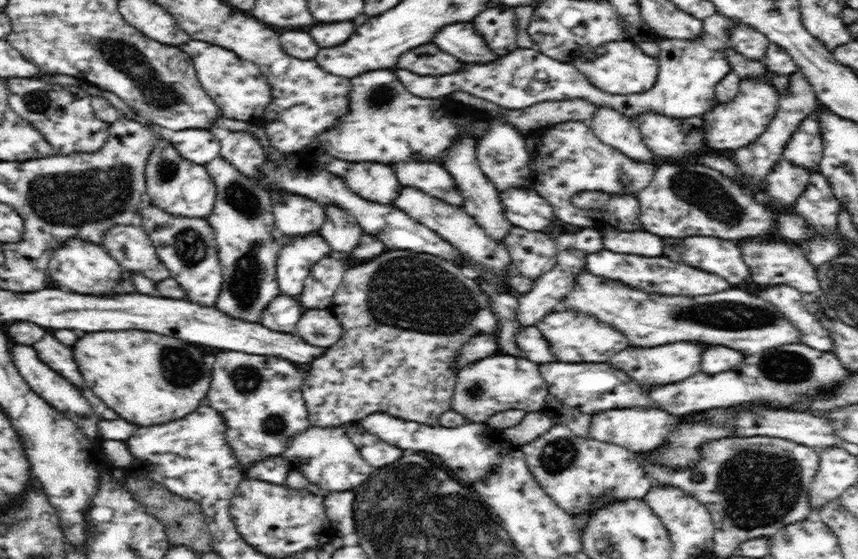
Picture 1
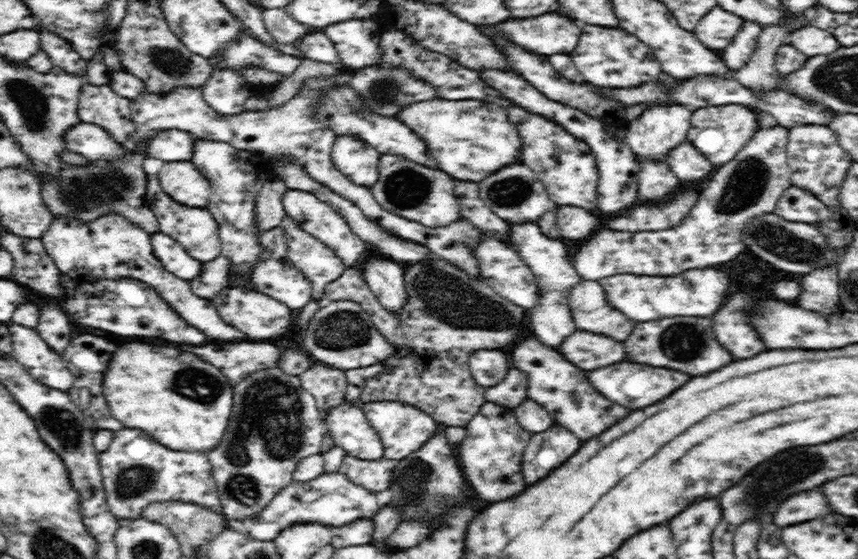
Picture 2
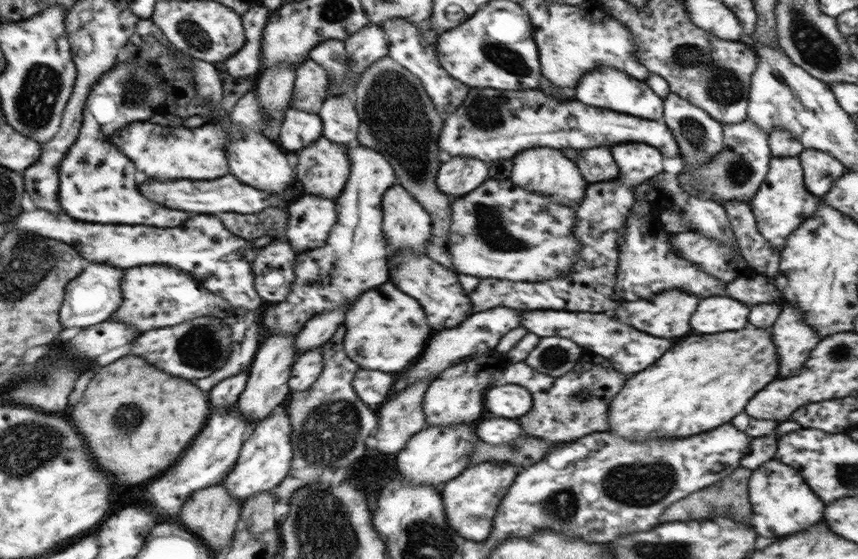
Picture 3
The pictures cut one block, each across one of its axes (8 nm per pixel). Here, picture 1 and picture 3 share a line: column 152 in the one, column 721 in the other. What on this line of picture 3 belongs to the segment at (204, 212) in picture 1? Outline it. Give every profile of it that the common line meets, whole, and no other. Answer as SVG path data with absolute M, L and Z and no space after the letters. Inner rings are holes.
M747 118L738 124L723 125L723 147L706 164L691 170L693 186L705 190L718 204L726 202L748 202L758 192L762 181L769 171L773 154L769 147L769 134Z

